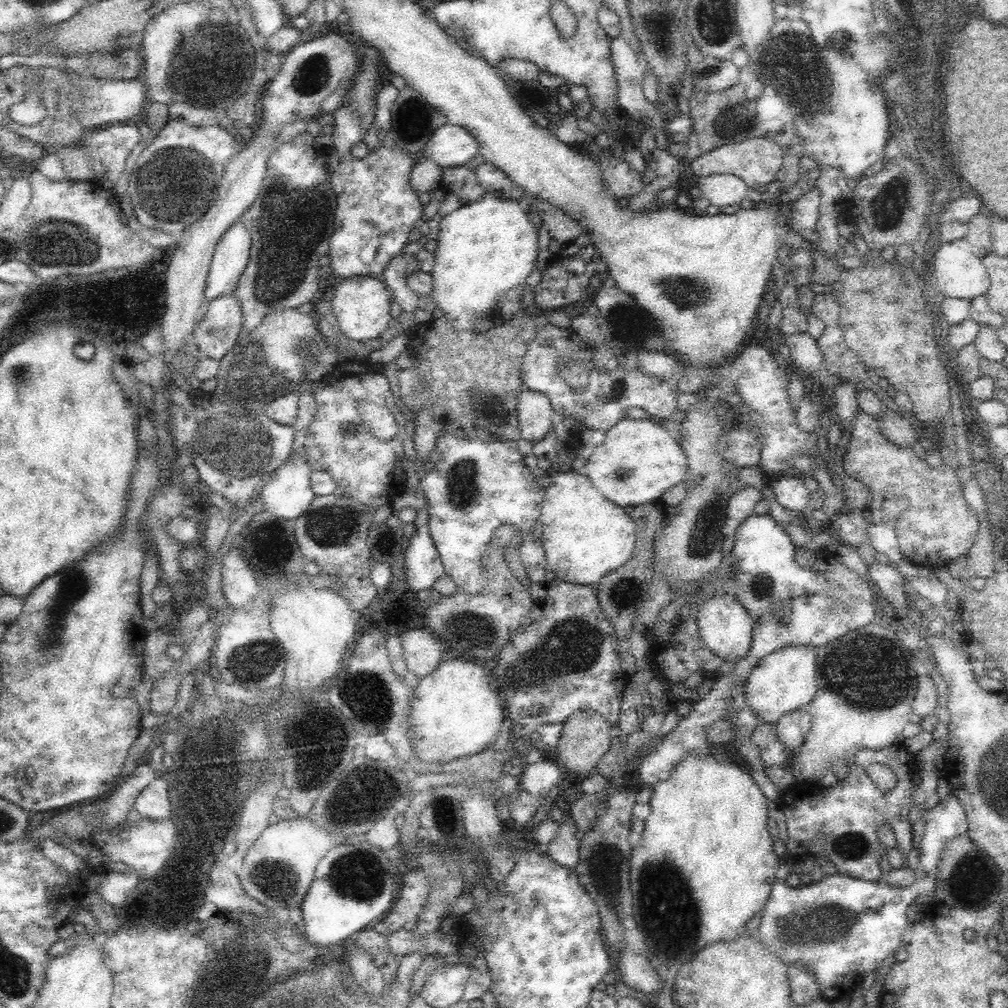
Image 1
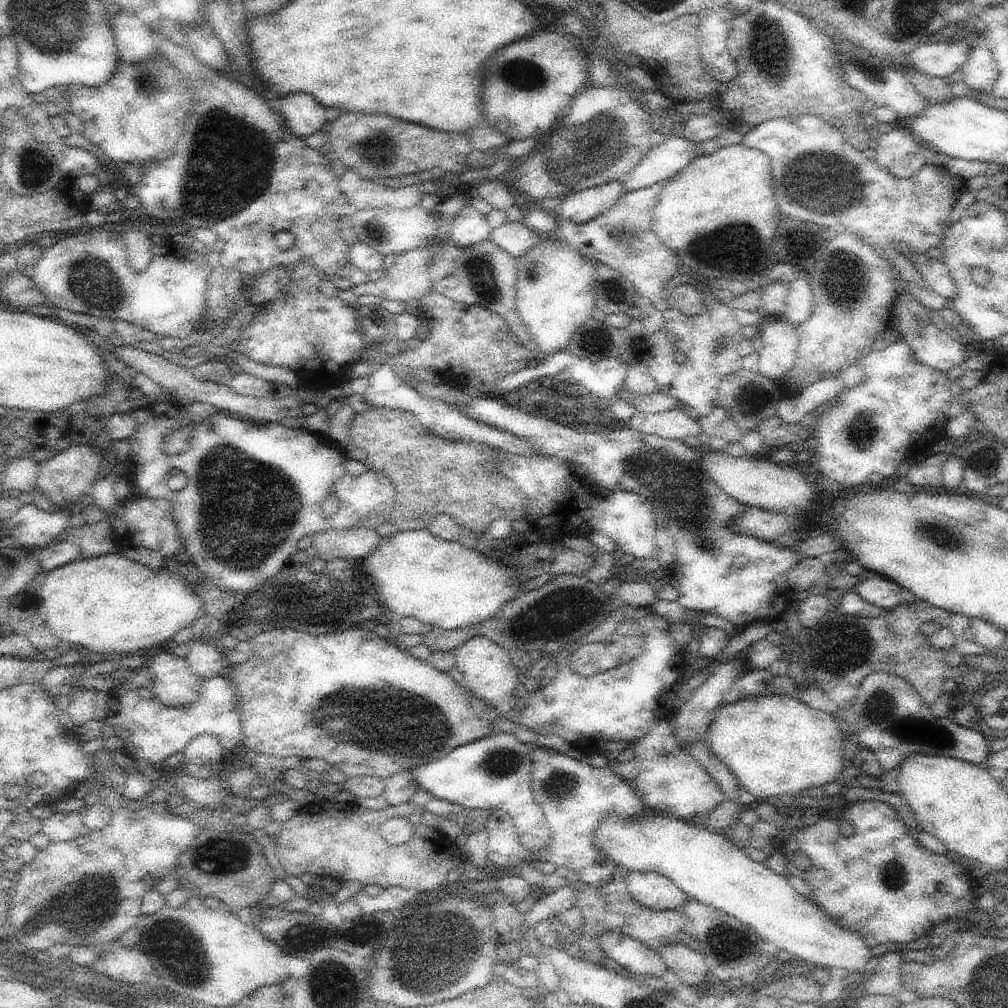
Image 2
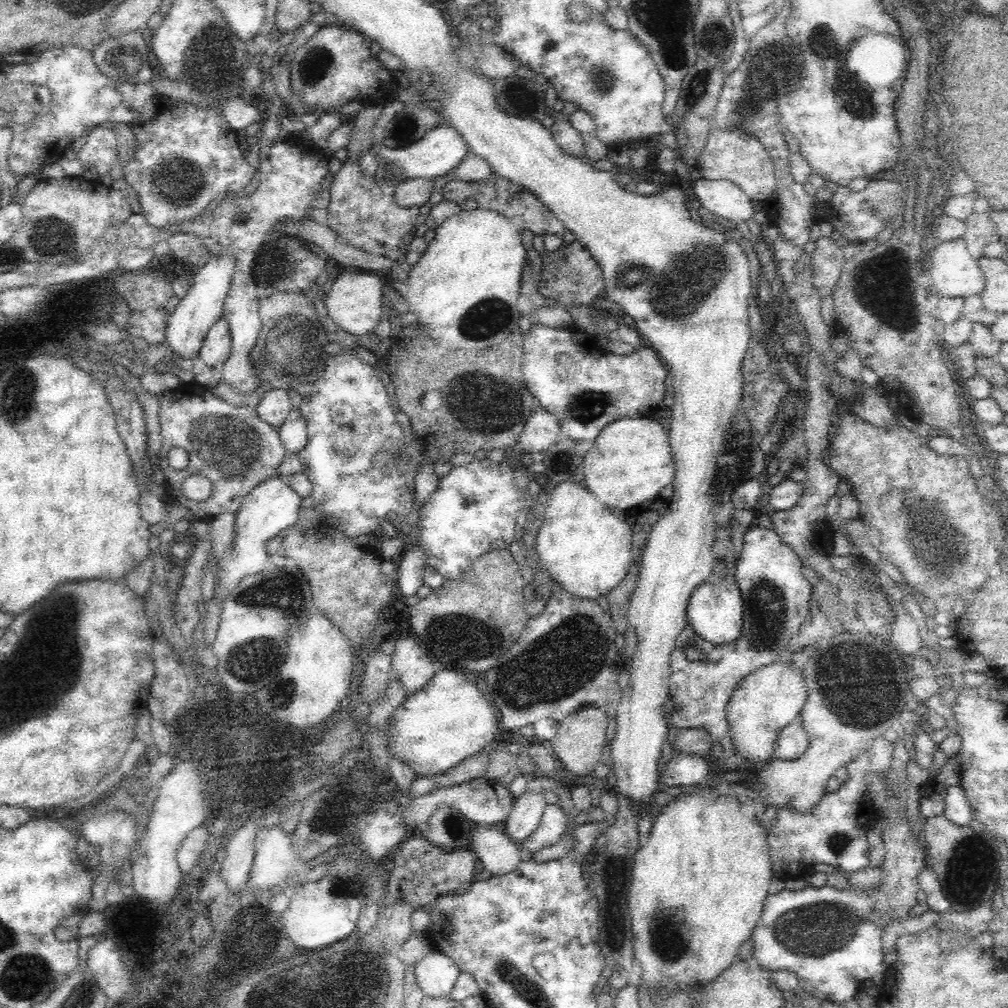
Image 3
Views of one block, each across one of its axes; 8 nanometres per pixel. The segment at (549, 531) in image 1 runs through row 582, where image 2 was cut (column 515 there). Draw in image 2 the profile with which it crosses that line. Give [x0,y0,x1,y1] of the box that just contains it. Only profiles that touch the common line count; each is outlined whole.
[361,530,521,632]

